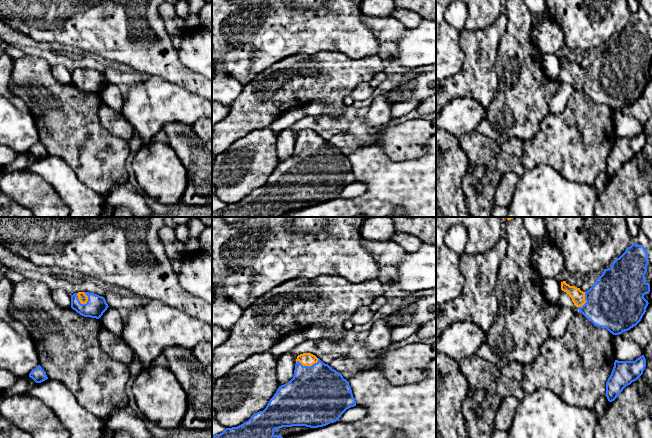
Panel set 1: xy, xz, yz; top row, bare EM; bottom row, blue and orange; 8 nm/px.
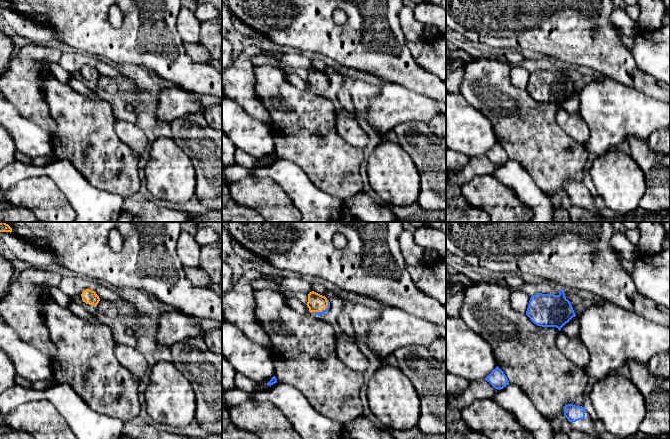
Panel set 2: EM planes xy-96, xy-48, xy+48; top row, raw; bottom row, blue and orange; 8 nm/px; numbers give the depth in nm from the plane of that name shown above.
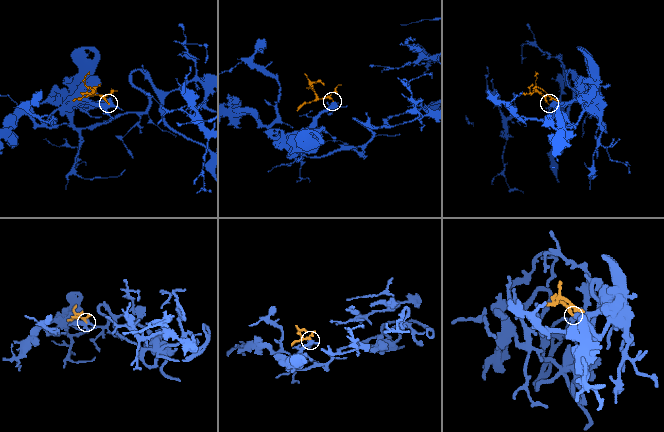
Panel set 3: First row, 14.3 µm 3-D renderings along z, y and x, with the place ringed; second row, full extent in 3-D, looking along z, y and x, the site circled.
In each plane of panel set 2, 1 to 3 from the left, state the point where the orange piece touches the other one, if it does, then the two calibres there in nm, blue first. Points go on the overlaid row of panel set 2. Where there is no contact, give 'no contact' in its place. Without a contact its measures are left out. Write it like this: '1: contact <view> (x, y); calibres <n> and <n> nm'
1: no contact
2: contact xy-48 (323, 310); calibres 30 and 140 nm
3: no contact

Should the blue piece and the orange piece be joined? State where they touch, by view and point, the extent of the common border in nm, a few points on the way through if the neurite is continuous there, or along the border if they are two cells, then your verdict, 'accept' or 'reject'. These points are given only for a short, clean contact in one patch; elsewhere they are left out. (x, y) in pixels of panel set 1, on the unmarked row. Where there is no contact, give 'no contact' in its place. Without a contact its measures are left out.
meets blue in xy at (79, 78); contact 120 nm long; runs through xy (96, 81), (79, 78), (83, 74); accept

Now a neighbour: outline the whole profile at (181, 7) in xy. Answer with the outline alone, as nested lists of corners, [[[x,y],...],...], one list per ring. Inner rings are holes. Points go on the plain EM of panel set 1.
[[[179,0],[175,1],[173,4],[177,15],[181,18],[186,18],[189,11],[188,2],[186,0]]]

